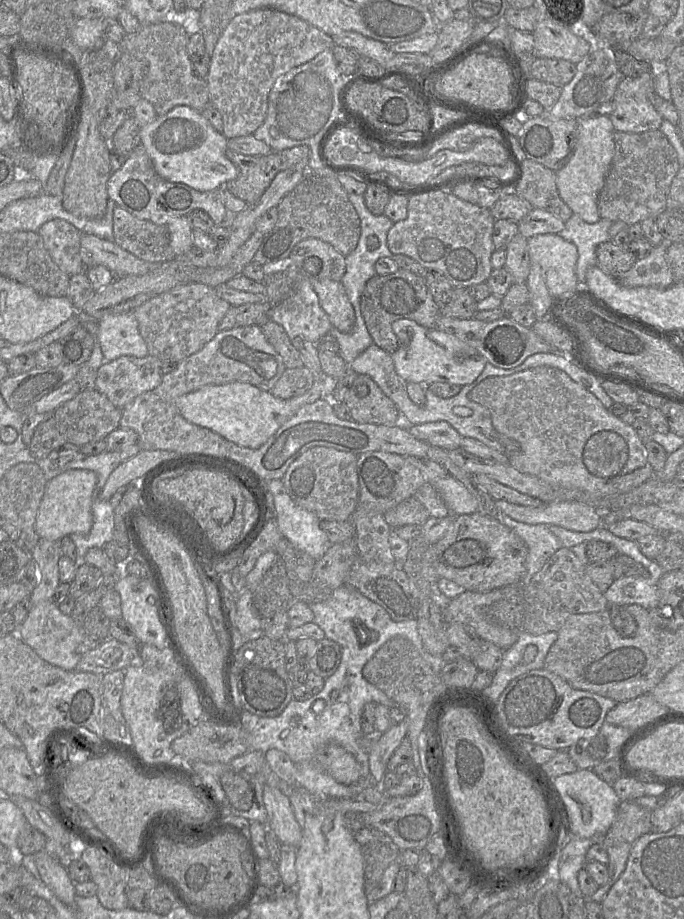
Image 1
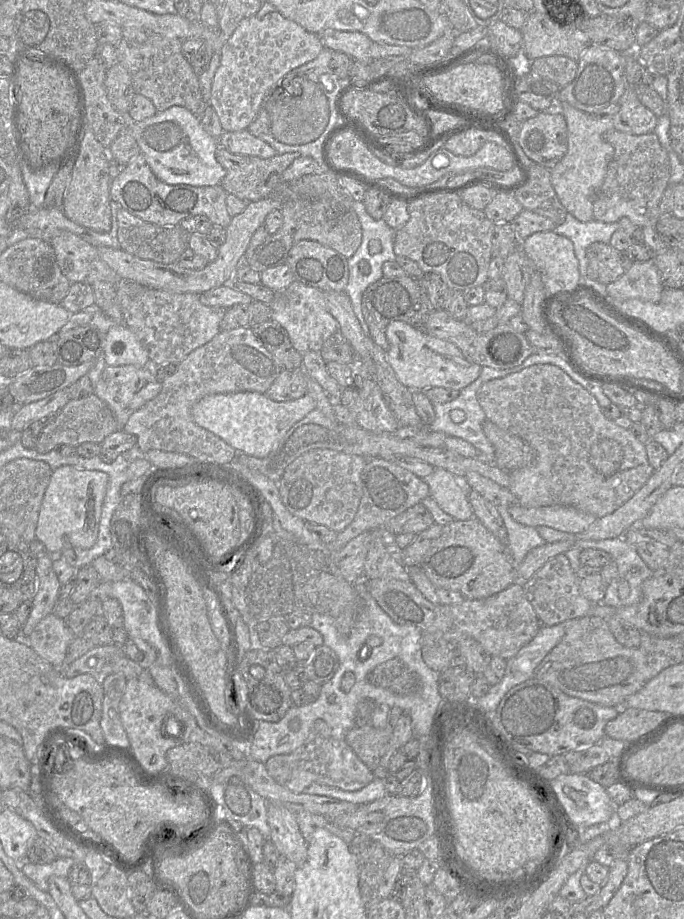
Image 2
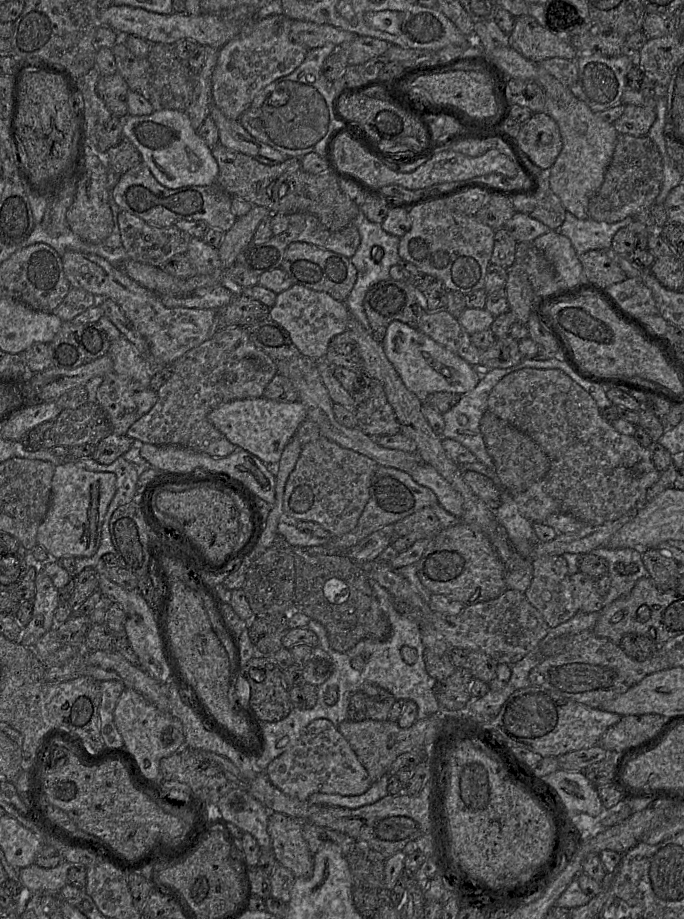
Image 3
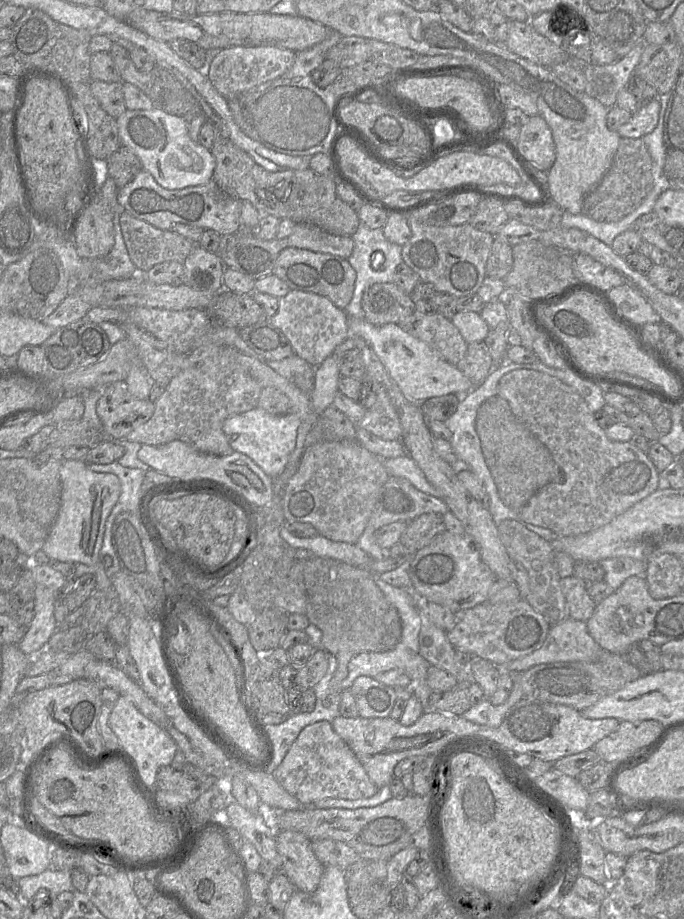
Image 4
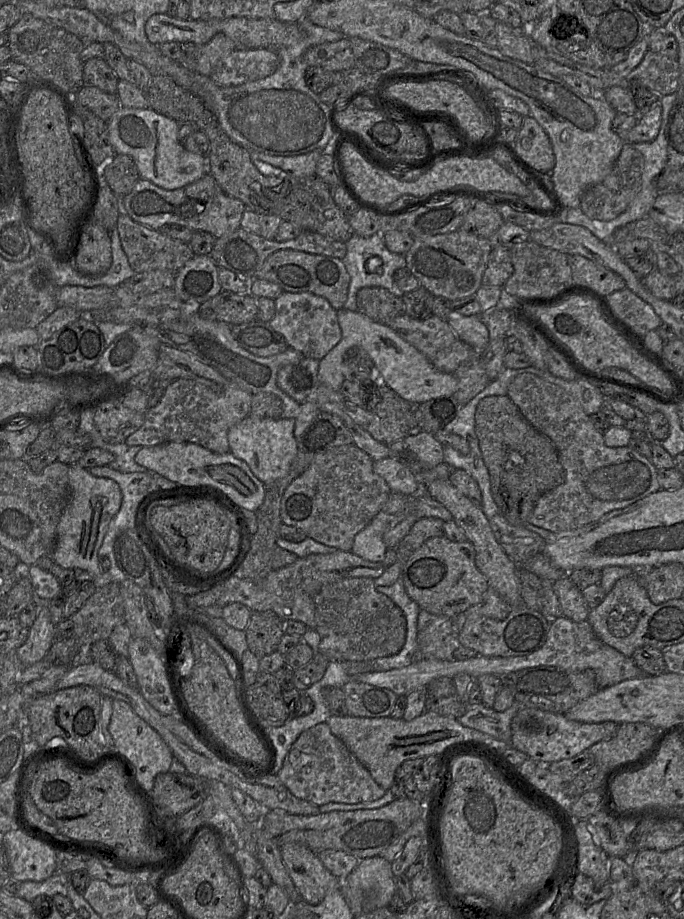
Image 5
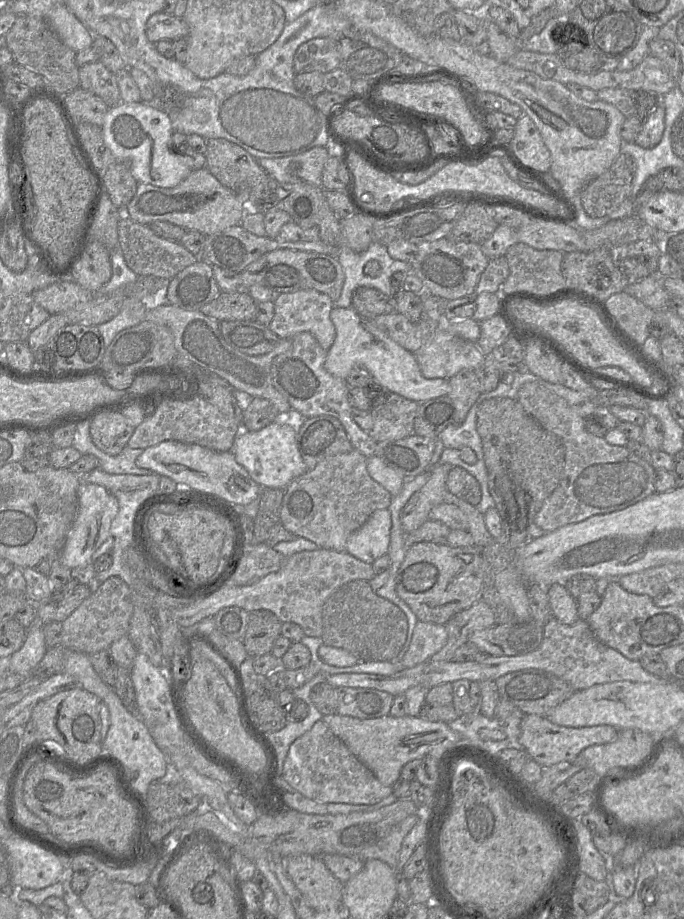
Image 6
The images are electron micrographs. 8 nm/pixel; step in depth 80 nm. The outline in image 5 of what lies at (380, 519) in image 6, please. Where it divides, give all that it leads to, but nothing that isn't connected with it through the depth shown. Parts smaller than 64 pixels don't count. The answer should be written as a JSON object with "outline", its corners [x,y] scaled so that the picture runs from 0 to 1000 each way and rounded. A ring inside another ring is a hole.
{"outline":[[[556,556],[542,568],[518,585],[515,601],[542,612],[558,613],[566,594],[560,581],[567,572],[570,560]]]}

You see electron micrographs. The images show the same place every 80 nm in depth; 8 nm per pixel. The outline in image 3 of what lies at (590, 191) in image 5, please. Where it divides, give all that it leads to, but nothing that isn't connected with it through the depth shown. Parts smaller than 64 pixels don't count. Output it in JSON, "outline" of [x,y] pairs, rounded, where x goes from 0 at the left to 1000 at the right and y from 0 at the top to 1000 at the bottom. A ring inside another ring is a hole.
{"outline":[[[904,146],[901,161],[883,197],[860,222],[861,237],[896,244],[915,236],[925,236],[946,246],[950,231],[969,199],[969,177],[961,158],[946,147],[927,149]]]}

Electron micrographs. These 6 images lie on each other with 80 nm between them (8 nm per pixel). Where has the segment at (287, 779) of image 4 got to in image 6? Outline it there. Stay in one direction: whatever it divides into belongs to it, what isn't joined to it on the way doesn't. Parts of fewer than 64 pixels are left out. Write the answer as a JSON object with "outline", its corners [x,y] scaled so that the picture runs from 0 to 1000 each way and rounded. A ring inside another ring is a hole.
{"outline":[[[471,782],[425,808],[412,844],[442,865],[472,875],[545,876],[575,864],[575,857],[558,854]]]}

